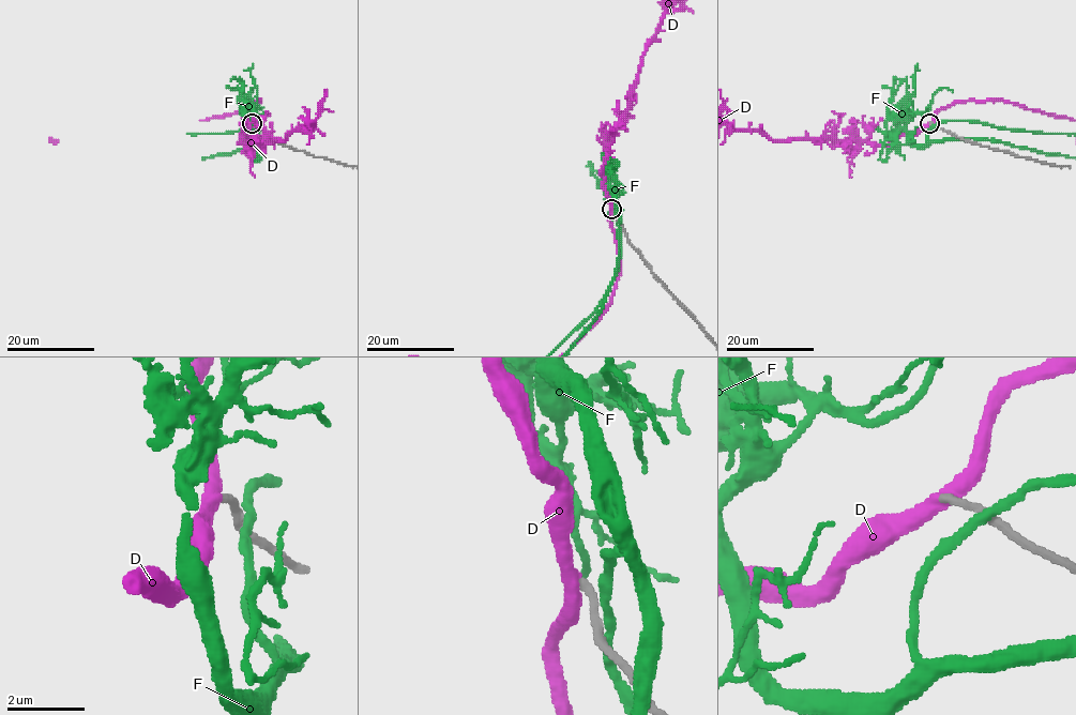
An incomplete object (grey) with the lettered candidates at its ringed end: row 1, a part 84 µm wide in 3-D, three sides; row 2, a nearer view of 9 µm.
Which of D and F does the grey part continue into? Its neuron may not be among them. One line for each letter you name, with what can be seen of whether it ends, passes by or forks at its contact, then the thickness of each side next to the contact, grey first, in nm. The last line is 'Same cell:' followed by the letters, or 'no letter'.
D: it passes by; 200 nm thick on the grey side, 400 nm on the other
Same cell: D

